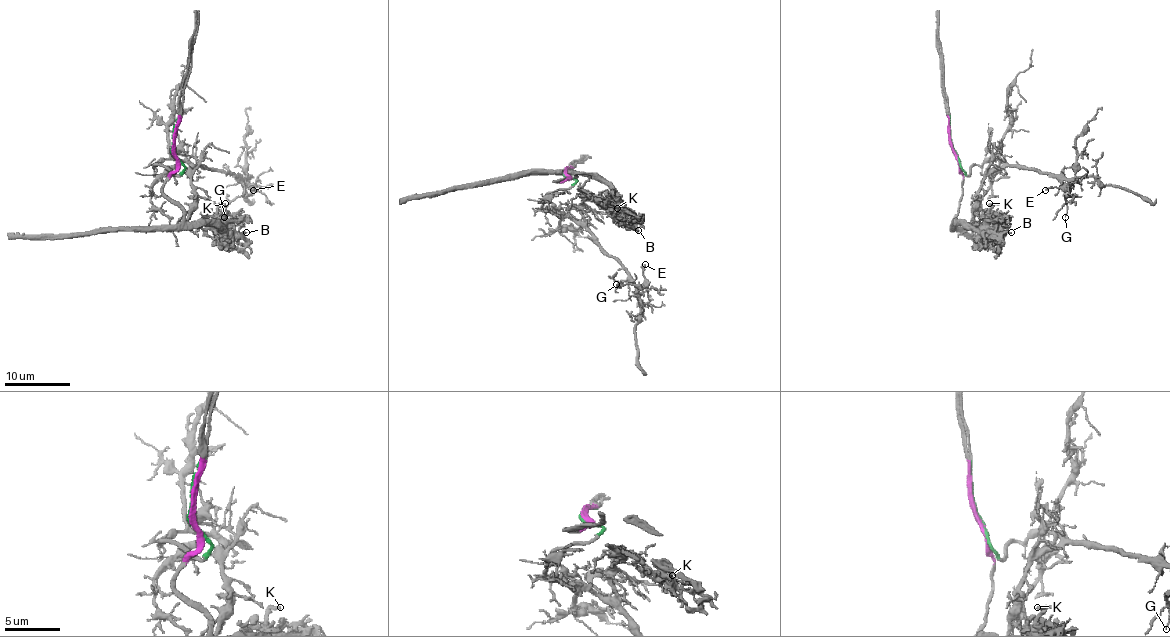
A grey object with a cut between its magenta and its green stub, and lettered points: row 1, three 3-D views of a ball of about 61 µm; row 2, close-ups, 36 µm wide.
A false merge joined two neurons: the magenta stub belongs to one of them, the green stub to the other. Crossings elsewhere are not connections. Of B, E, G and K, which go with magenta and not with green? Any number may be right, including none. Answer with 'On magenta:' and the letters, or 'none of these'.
On magenta: B, K

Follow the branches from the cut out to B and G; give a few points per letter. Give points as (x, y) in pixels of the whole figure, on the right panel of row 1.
B: (952, 148), (962, 183), (954, 222), (964, 222), (970, 228), (997, 233), (1011, 232)
G: (952, 148), (967, 174), (974, 165), (988, 160), (1005, 160), (1010, 165), (1059, 174), (1070, 186), (1065, 217)

